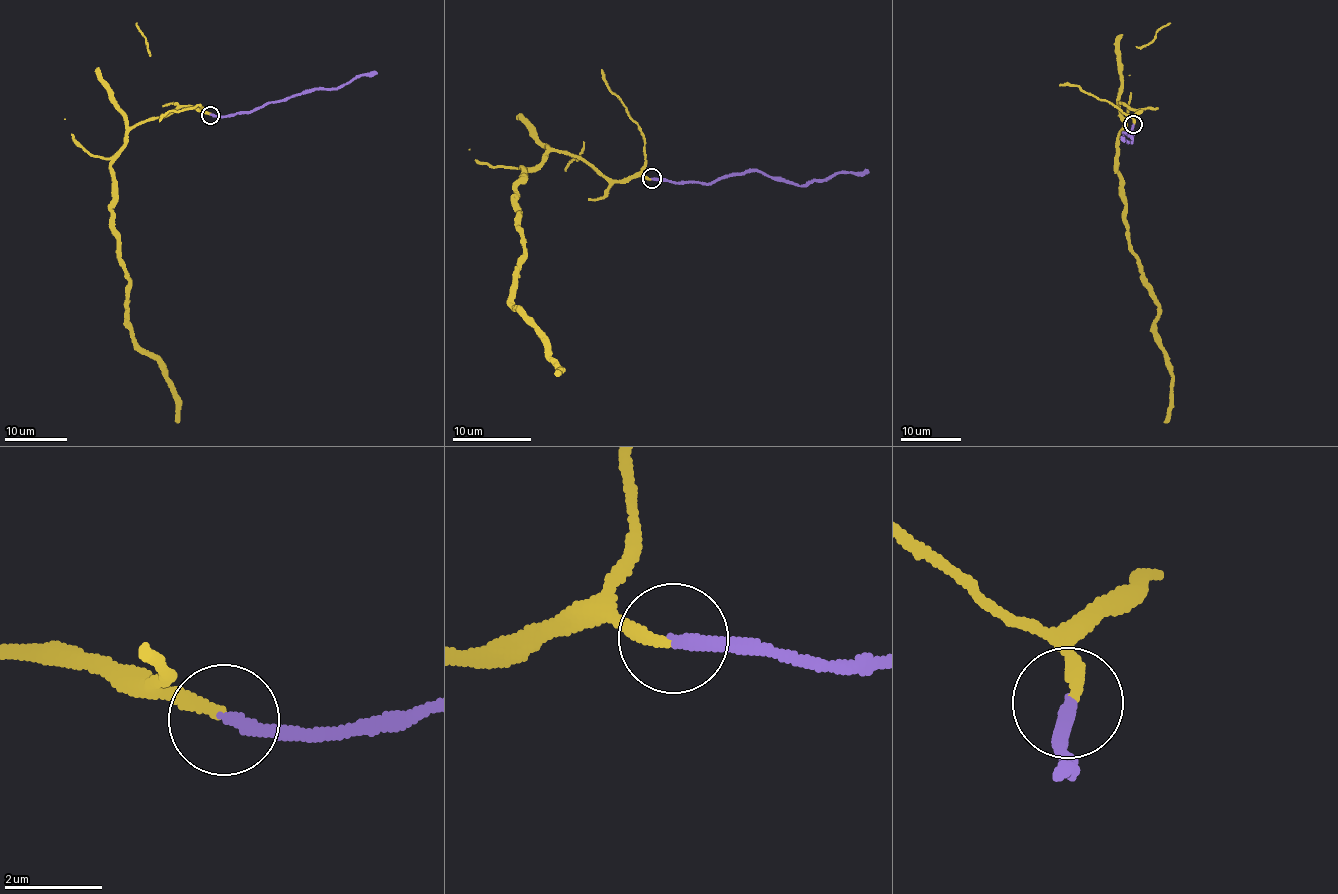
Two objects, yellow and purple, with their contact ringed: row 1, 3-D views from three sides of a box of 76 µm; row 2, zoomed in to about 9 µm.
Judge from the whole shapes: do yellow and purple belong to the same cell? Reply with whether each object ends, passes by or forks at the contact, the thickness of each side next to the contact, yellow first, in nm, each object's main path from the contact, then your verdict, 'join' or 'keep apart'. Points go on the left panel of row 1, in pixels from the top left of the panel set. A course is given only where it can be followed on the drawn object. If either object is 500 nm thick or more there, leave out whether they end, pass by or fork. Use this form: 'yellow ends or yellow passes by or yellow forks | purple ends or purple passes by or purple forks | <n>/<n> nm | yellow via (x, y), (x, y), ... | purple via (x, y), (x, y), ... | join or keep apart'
yellow ends | purple ends | 240/280 nm | yellow via (211, 115), (179, 106), (131, 127), (111, 165), (113, 233), (129, 282), (128, 327), (162, 369), (178, 423) | purple via (211, 115), (234, 115), (254, 111), (269, 103), (313, 91), (340, 88), (355, 78), (376, 72) | join

